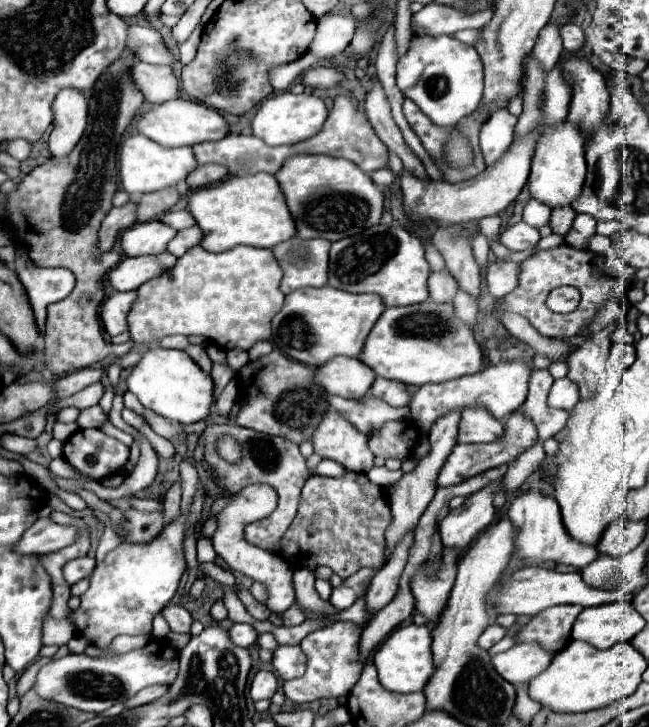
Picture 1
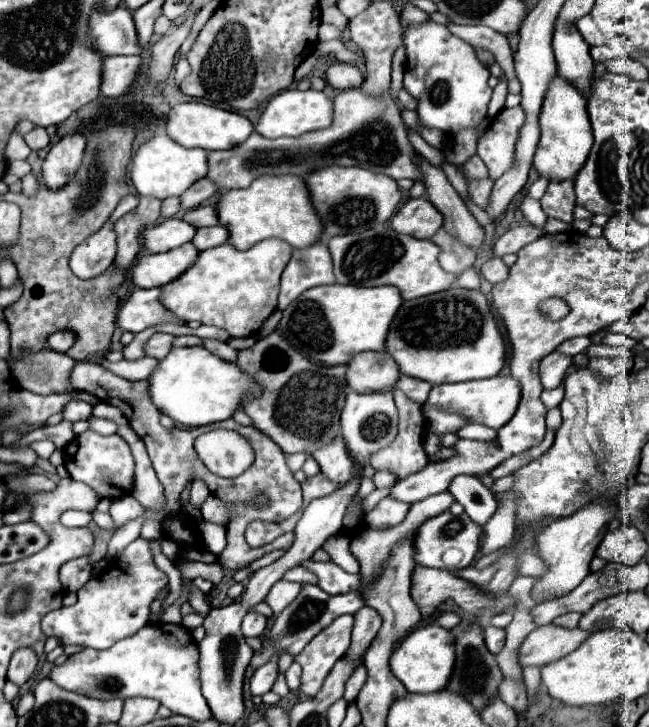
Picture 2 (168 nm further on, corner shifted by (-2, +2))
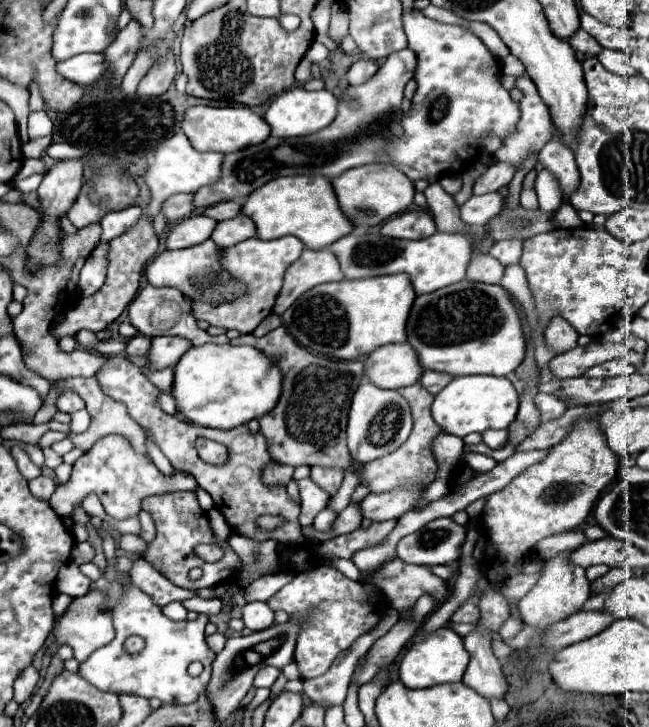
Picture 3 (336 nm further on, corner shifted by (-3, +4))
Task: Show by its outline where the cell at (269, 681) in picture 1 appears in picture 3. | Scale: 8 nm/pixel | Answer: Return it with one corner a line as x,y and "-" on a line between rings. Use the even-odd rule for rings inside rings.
264,666
264,668
256,674
256,678
254,678
254,686
256,686
256,688
270,688
270,686
276,682
278,676
280,676
280,670
278,670
278,668

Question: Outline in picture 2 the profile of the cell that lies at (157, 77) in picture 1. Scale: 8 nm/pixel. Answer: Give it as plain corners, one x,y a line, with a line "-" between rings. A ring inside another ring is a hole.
109,56
103,62
103,96
123,96
131,84
135,84
141,68
141,56

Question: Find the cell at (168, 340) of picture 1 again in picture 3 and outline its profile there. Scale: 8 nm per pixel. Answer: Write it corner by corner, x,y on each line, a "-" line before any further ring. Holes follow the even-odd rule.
138,334
138,336
134,336
134,338
128,340
128,344
126,344
126,354
128,354
128,356
142,356
142,354
148,352
148,346
150,346
150,340
148,340
146,336

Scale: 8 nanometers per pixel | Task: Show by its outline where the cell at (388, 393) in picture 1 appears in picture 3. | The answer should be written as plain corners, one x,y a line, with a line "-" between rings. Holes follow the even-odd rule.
426,370
420,378
420,384
430,392
430,394
438,394
454,376
452,374
440,374
434,370

